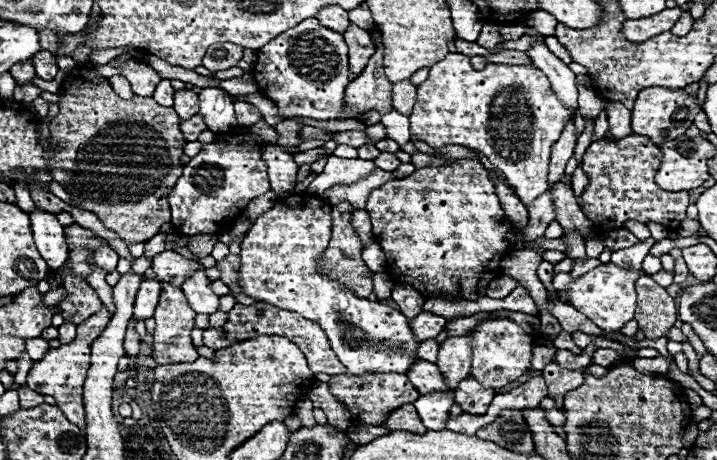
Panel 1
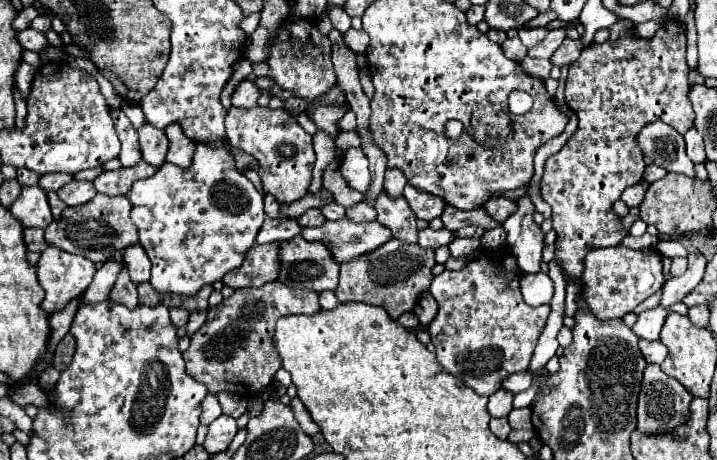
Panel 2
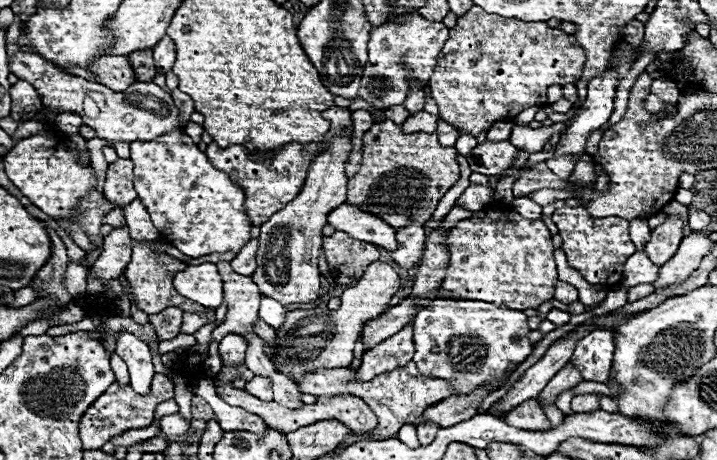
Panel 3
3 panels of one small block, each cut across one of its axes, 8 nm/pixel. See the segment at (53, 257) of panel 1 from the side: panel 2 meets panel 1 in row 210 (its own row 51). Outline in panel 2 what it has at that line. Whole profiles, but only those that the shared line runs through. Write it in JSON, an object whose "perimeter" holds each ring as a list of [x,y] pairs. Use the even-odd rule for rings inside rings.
{"perimeter":[[[32,28],[18,32],[18,40],[26,50],[32,50],[32,52],[42,52],[50,46],[48,40],[46,40],[46,34],[38,32],[38,30],[32,30]]]}

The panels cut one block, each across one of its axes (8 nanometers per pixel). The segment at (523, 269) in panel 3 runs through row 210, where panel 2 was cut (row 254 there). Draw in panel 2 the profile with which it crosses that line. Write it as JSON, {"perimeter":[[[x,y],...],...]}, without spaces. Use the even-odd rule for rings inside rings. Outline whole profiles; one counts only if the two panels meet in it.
{"perimeter":[[[482,250],[472,262],[462,266],[460,270],[444,270],[436,278],[432,278],[430,292],[438,302],[438,314],[428,324],[428,334],[432,344],[436,346],[436,358],[444,370],[462,378],[466,386],[476,390],[482,396],[494,394],[504,378],[516,372],[528,370],[532,352],[536,348],[538,336],[544,330],[546,318],[550,314],[550,306],[528,306],[520,294],[520,278],[522,270],[518,270],[514,262],[514,254],[510,250]]]}

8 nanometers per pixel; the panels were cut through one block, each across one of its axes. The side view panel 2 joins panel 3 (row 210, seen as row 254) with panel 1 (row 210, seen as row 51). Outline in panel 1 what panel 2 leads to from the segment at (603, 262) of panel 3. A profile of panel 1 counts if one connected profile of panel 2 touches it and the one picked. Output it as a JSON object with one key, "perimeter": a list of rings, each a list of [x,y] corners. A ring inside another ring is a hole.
{"perimeter":[[[632,134],[616,142],[592,142],[582,162],[582,170],[588,176],[588,186],[578,198],[578,204],[582,206],[584,214],[594,222],[594,226],[602,228],[602,232],[624,228],[626,220],[638,220],[644,224],[652,220],[666,226],[668,230],[676,230],[686,218],[686,208],[690,204],[688,192],[668,192],[654,182],[660,162],[660,148],[646,136]]]}

